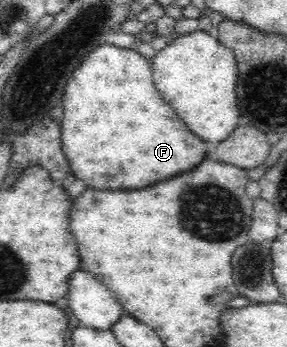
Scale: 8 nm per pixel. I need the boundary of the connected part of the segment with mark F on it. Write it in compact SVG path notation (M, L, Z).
M100 40L90 49L88 56L80 62L80 66L72 72L72 76L68 79L64 90L64 98L60 103L63 106L63 119L60 121L62 151L64 151L65 158L69 161L71 174L76 179L82 180L86 186L98 188L98 190L106 190L106 188L110 188L110 190L120 190L120 188L138 190L138 188L146 188L146 186L152 186L156 182L174 178L176 174L188 172L188 170L194 169L205 160L207 156L205 140L200 137L196 138L196 135L186 128L186 123L177 114L174 114L172 107L161 97L158 89L154 86L151 70L150 60L139 53L135 47L120 48Z

